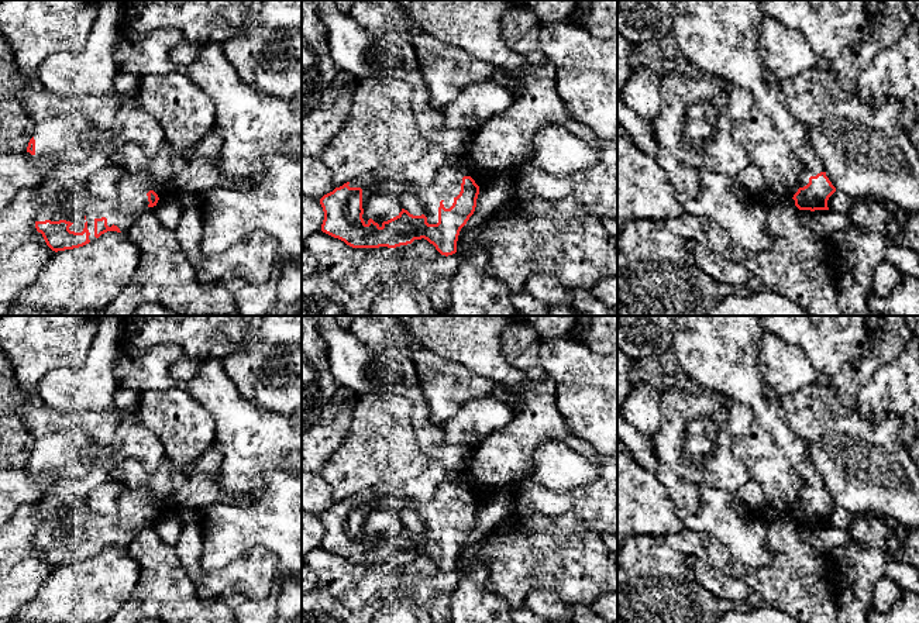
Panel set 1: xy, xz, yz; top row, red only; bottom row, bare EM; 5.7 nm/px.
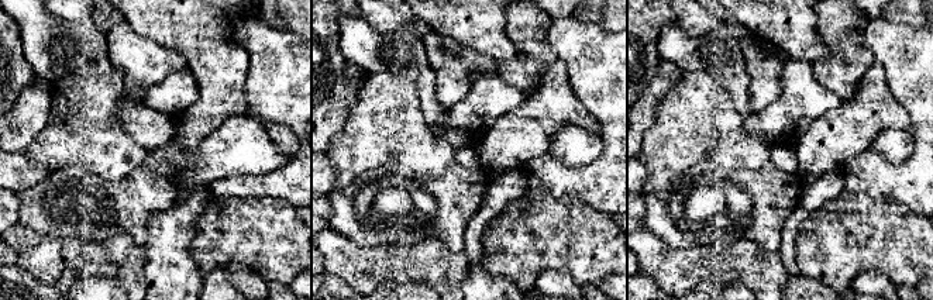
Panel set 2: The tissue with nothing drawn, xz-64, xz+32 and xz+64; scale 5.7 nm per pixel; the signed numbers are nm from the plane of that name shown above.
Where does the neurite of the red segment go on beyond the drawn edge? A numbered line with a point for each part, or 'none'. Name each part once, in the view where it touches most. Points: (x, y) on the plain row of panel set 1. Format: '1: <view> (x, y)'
1: xz (447, 498)

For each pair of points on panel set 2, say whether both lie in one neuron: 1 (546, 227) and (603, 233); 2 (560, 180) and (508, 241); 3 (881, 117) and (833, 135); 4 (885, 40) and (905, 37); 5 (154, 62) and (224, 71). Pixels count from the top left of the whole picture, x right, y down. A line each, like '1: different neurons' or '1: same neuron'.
1: same neuron
2: different neurons
3: same neuron
4: same neuron
5: different neurons

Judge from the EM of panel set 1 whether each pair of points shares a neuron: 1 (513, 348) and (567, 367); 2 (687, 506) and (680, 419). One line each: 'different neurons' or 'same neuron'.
1: different neurons
2: different neurons

